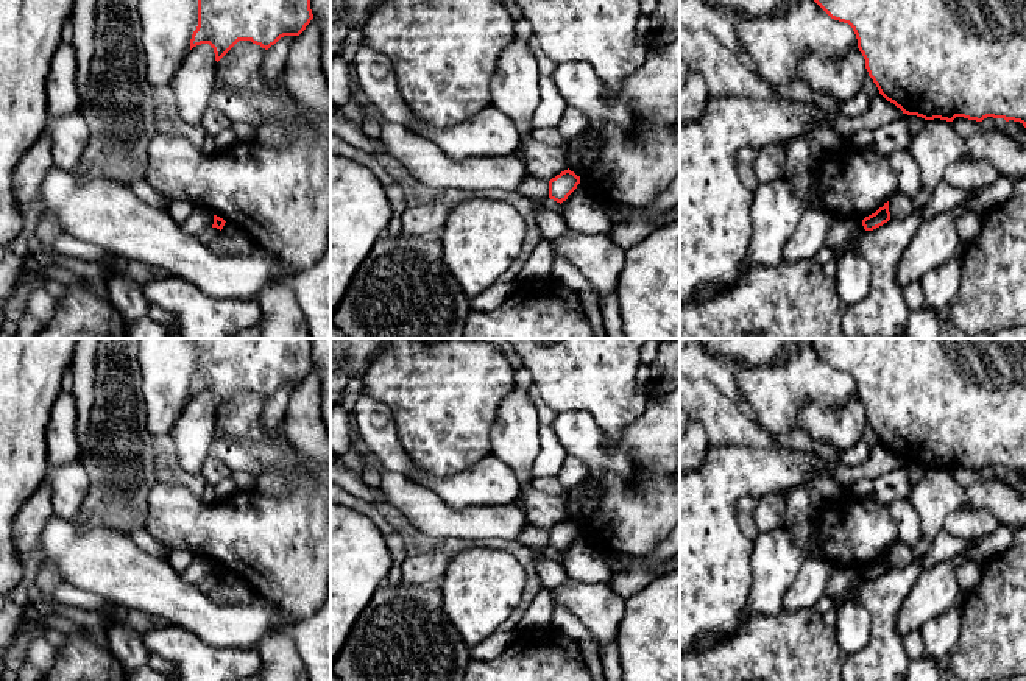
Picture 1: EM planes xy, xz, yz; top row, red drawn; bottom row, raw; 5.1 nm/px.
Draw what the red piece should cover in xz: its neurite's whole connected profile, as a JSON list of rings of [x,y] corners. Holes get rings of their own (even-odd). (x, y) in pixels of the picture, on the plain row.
[[[568,517],[549,530],[549,547],[561,553],[578,533],[580,525]]]

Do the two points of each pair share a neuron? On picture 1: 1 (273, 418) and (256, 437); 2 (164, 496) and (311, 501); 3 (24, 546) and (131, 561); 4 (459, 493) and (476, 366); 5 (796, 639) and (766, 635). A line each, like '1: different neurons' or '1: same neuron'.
1: different neurons
2: same neuron
3: different neurons
4: different neurons
5: same neuron

